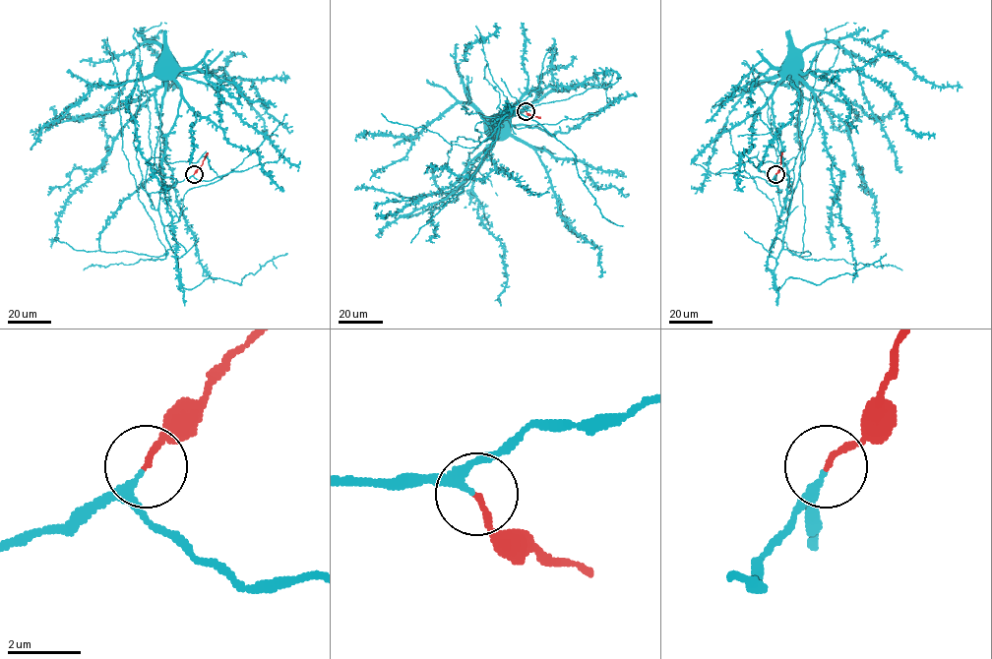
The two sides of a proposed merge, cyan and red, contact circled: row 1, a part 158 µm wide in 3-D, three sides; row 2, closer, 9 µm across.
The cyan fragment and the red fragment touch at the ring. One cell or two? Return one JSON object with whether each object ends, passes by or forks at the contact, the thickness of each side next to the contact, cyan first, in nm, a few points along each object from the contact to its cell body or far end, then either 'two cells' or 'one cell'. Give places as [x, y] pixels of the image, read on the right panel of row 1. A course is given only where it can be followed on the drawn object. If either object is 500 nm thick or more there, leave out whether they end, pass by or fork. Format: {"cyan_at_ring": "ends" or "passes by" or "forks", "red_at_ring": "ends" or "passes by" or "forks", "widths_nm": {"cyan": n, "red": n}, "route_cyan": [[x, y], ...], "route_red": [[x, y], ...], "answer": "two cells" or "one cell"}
{"cyan_at_ring": "passes by", "red_at_ring": "ends", "widths_nm": {"cyan": 180, "red": 140}, "route_cyan": [[775, 174], [774, 181], [781, 190], [778, 193], [778, 166], [768, 105], [756, 83], [778, 74], [794, 53]], "route_red": [[775, 174], [782, 152]], "answer": "one cell"}

